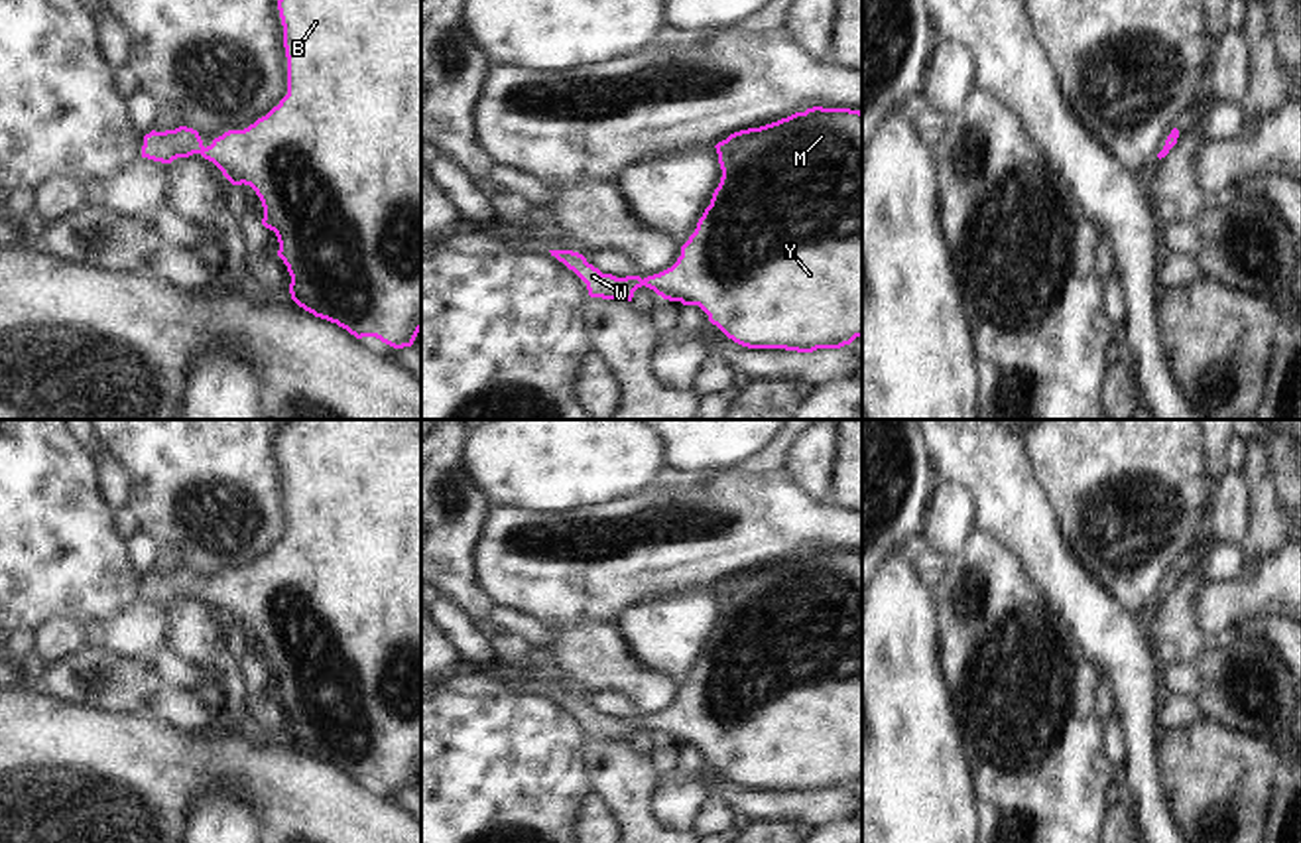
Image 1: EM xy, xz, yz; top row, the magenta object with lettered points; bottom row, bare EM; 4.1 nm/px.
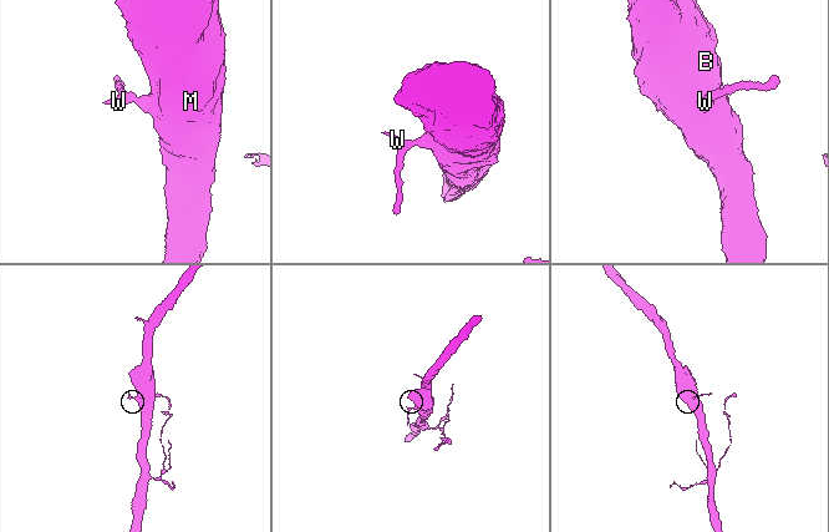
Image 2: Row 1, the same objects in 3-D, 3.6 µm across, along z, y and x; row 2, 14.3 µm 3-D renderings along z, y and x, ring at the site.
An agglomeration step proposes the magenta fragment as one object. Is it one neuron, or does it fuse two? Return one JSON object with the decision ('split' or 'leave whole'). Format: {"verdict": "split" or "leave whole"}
{"verdict": "leave whole"}

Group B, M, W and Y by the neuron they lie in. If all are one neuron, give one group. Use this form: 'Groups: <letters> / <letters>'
Groups: B M W Y

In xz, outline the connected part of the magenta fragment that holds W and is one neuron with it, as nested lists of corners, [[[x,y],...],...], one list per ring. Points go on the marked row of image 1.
[[[813,106],[760,128],[734,132],[714,148],[722,169],[720,183],[712,193],[711,205],[699,219],[695,232],[681,246],[681,256],[671,268],[644,280],[640,276],[616,278],[612,274],[602,274],[579,252],[549,250],[551,256],[563,262],[587,284],[590,297],[632,301],[634,292],[646,286],[663,299],[681,301],[683,305],[699,305],[712,325],[716,325],[728,339],[748,349],[813,353],[817,349],[840,349],[850,345],[856,337],[862,337],[862,112]]]

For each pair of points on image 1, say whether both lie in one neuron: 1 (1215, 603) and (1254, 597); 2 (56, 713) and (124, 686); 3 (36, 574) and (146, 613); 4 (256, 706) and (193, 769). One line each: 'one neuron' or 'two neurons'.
1: one neuron
2: two neurons
3: two neurons
4: two neurons

